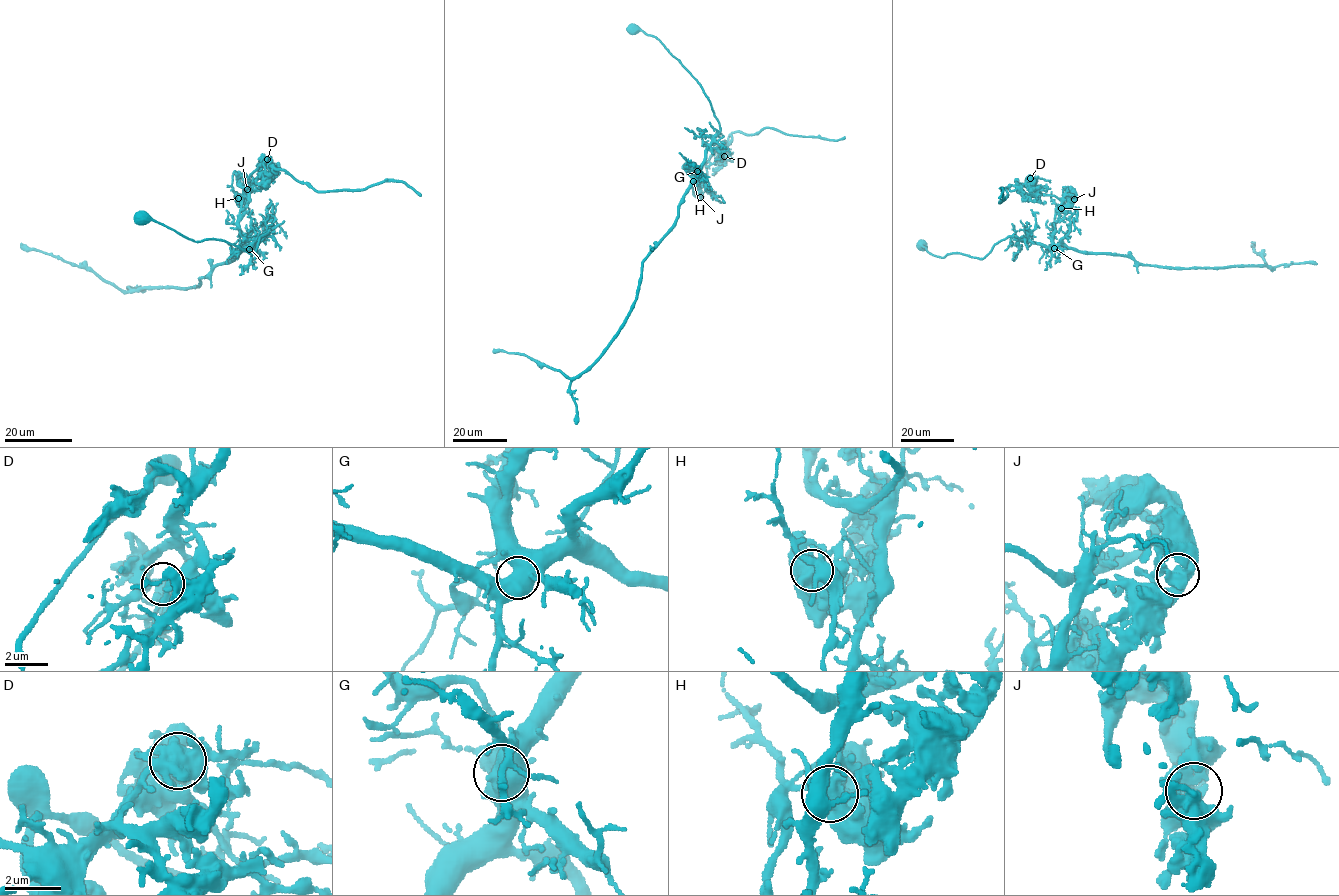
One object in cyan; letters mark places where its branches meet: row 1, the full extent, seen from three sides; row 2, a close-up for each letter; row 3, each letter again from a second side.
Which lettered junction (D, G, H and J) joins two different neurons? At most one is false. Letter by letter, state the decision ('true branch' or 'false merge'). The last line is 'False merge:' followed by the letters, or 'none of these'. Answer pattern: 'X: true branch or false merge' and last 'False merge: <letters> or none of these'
D: true branch
G: true branch
H: false merge
J: true branch
False merge: H

